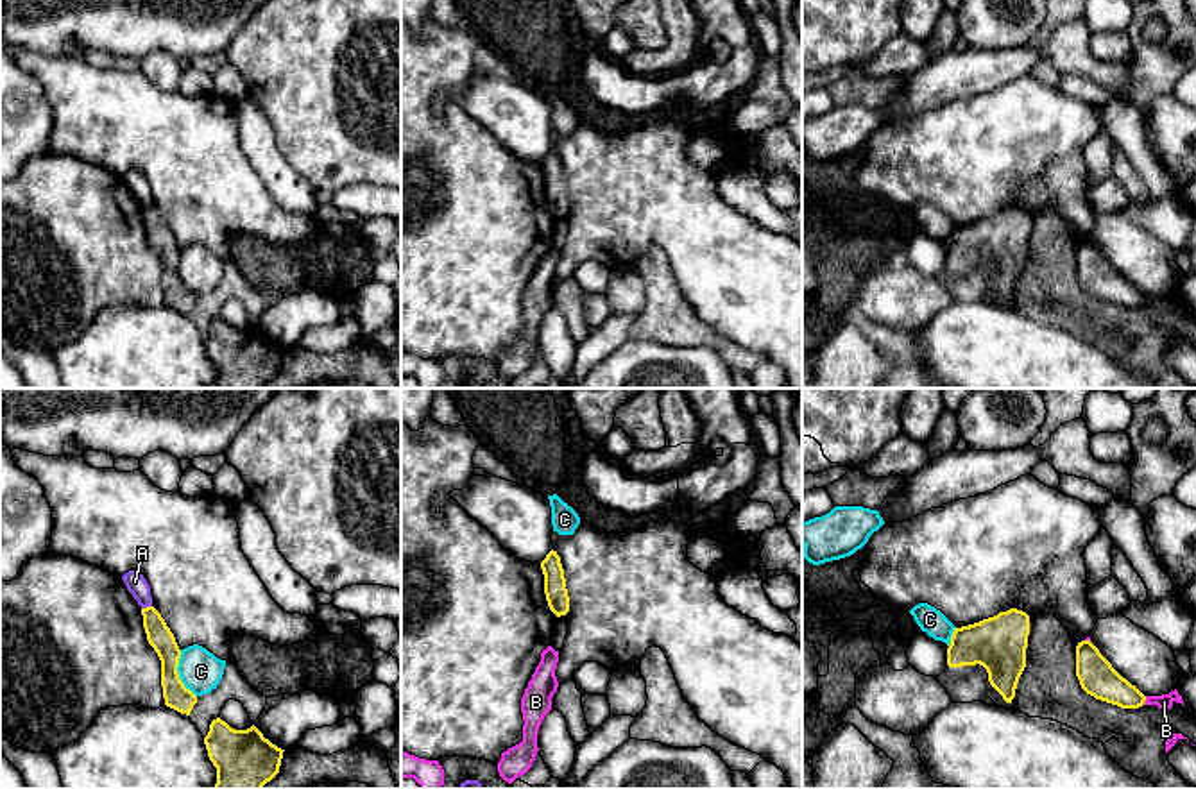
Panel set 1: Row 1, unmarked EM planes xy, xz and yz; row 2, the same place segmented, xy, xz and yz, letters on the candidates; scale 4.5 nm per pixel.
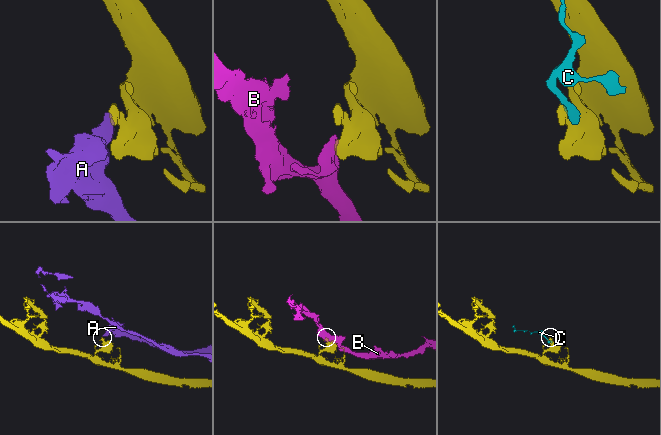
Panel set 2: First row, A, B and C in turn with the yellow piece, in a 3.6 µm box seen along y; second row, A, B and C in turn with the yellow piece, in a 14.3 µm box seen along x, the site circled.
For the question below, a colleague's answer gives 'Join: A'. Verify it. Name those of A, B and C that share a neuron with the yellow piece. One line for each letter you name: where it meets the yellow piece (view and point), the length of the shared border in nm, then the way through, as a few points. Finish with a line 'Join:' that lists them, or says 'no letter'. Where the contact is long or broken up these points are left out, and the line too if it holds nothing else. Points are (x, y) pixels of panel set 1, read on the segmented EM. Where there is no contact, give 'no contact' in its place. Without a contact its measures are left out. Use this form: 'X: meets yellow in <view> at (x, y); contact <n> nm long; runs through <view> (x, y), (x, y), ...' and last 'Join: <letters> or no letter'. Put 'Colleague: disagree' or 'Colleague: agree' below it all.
Join: no letter
Colleague: disagree

